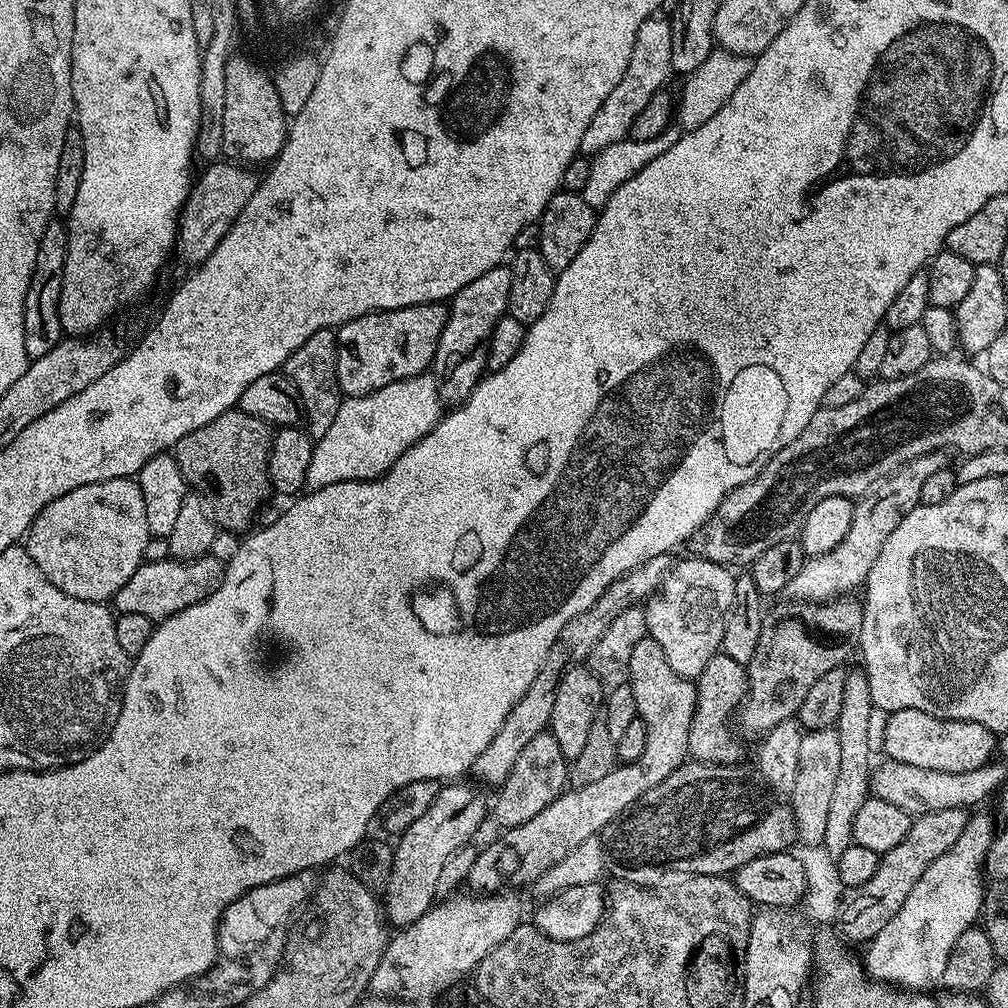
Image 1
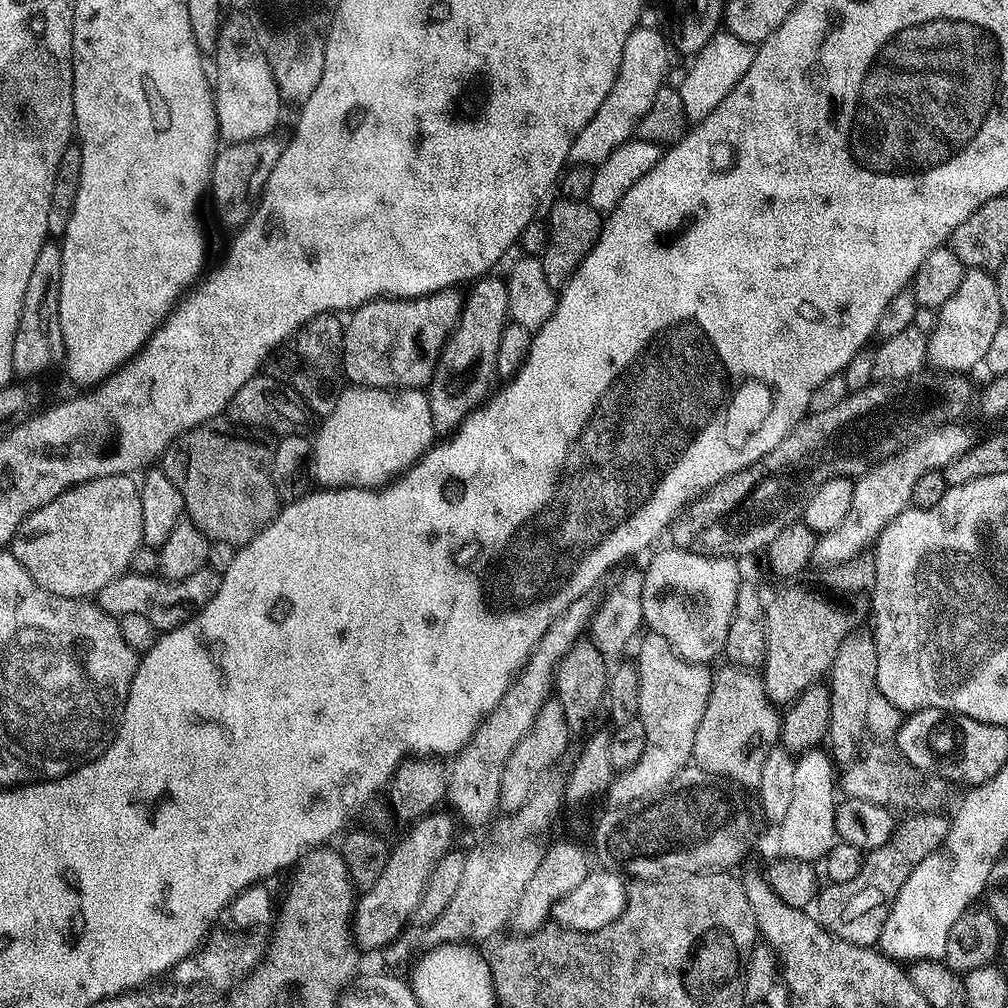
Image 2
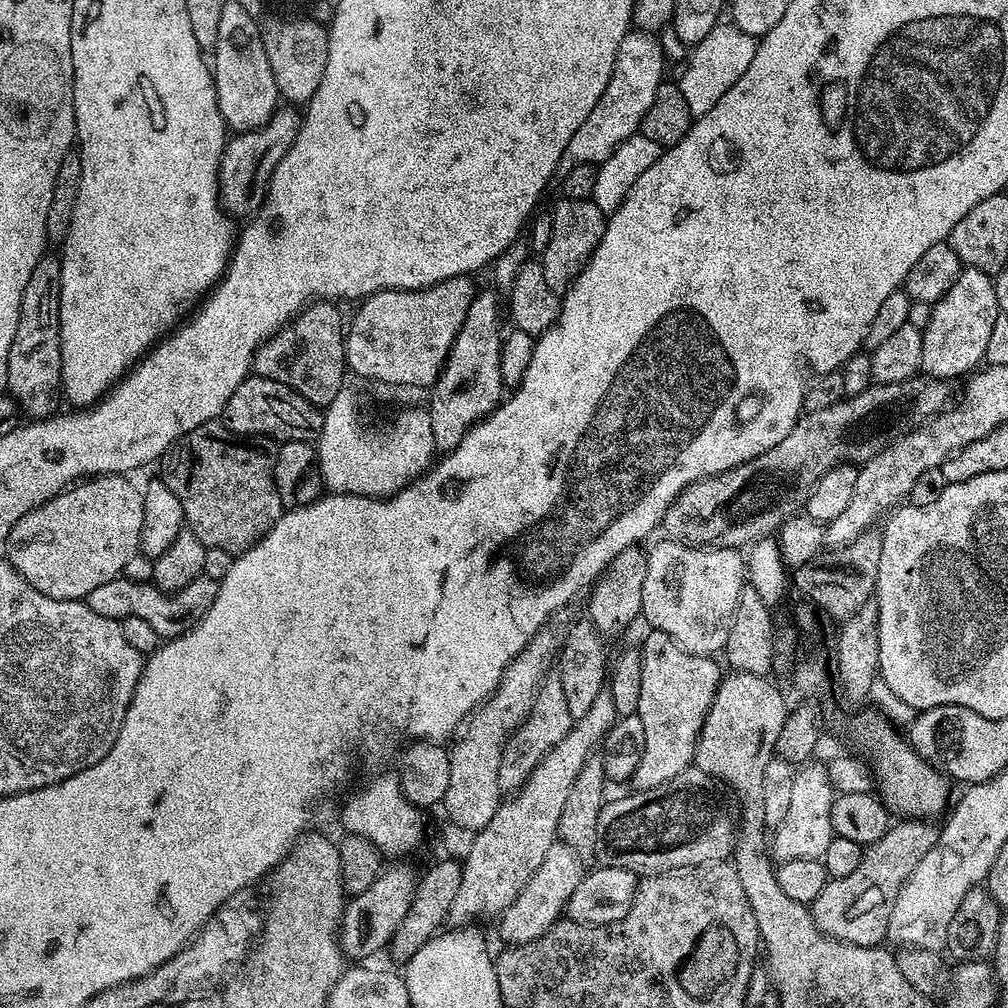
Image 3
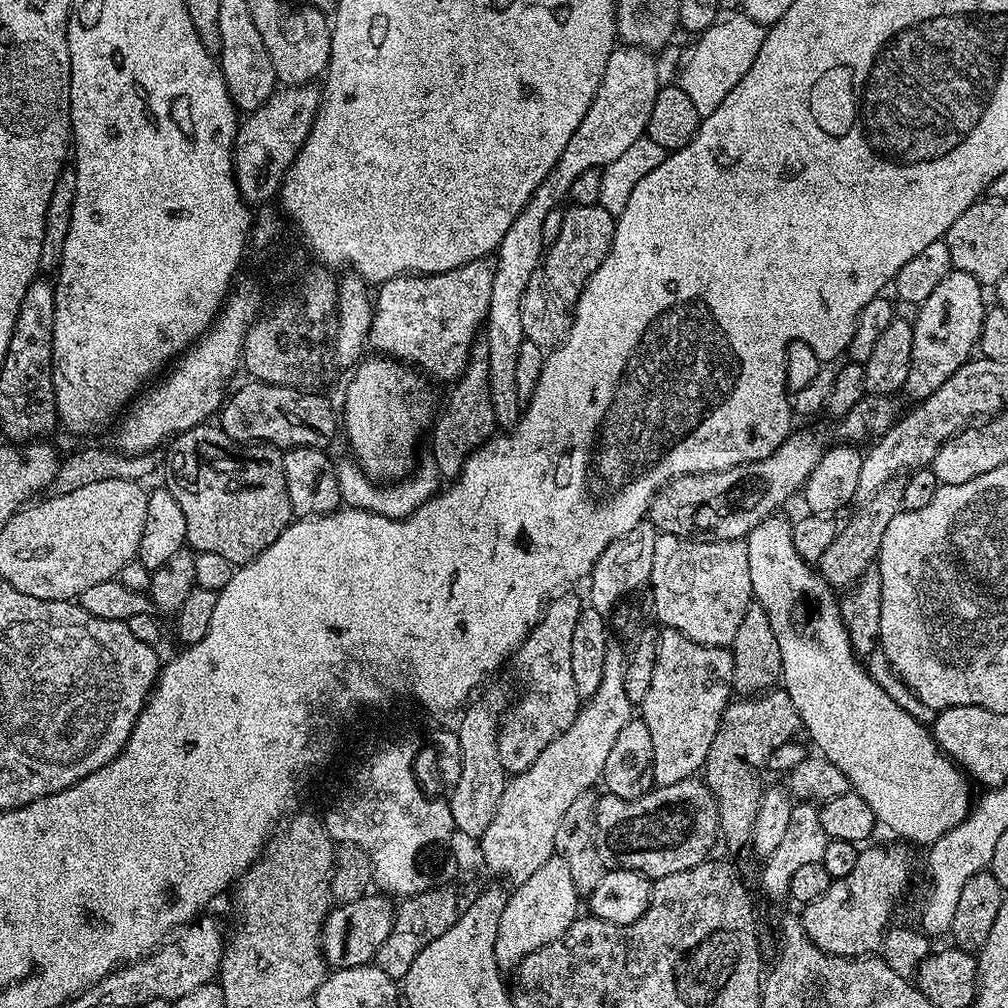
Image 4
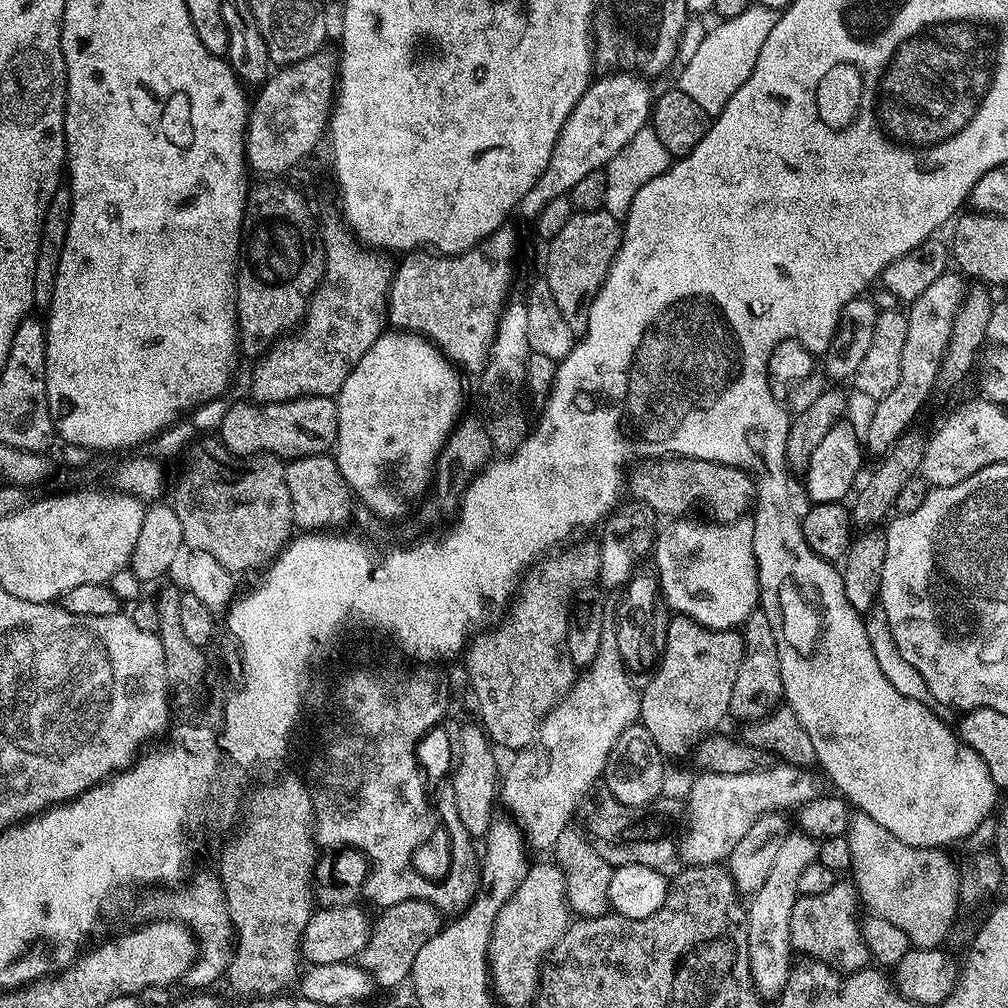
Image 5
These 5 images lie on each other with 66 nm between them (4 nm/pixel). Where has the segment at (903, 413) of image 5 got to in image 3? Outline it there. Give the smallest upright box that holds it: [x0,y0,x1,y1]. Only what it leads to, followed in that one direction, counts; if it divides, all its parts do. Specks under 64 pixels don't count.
[920,267,1000,381]

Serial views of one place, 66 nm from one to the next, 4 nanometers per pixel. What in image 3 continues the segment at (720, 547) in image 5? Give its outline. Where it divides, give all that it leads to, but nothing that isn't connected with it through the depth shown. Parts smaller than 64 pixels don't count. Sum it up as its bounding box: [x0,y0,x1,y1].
[640,539,746,657]

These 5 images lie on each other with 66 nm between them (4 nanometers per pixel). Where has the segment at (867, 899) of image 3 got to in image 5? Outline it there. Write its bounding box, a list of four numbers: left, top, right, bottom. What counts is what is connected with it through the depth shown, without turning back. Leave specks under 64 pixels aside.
[790,882,870,974]

